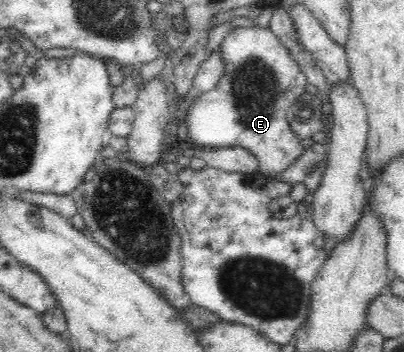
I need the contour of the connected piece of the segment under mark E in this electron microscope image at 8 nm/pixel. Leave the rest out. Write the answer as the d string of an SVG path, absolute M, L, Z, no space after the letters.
M236 27L225 35L219 48L226 73L214 89L199 95L189 107L186 115L188 142L205 149L240 146L257 157L261 174L276 175L304 151L288 124L287 111L306 92L306 74L268 27Z

